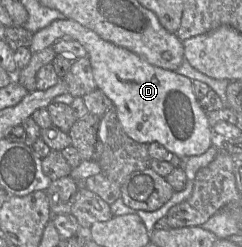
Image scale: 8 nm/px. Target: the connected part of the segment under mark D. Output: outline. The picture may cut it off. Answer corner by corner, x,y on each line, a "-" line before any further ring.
67,18
55,20
34,33
29,48
33,54
63,38
76,40
86,49
97,88
112,101
123,130
134,141
145,144
157,142
181,159
202,155
214,144
213,129
194,94
193,80
154,66

